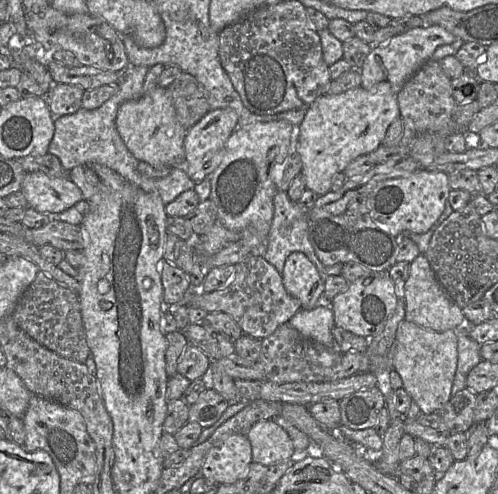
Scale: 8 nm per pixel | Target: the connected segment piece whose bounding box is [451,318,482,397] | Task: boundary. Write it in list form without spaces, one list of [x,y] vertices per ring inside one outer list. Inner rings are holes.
[[[468,319],[463,320],[462,327],[467,330],[455,330],[457,333],[457,368],[451,390],[452,397],[460,390],[467,388],[467,376],[469,372],[482,361],[480,348],[482,345],[474,341],[468,334],[468,330],[474,326]]]

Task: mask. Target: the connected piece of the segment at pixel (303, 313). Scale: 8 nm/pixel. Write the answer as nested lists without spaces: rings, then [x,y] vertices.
[[[317,305],[312,309],[301,308],[288,321],[304,338],[326,347],[334,347],[332,334],[334,315],[331,306]]]

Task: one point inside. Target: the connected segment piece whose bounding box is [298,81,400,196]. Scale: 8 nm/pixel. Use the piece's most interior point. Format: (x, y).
(336, 129)

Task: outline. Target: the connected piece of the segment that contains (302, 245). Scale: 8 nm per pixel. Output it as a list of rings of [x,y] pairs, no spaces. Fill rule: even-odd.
[[[278,191],[273,199],[274,216],[272,225],[268,234],[263,258],[272,264],[279,273],[283,272],[287,257],[292,252],[304,253],[317,267],[322,276],[340,275],[343,264],[335,264],[326,267],[318,259],[314,248],[309,240],[309,220],[307,218],[307,208],[301,206],[298,202],[293,202],[287,192]]]

